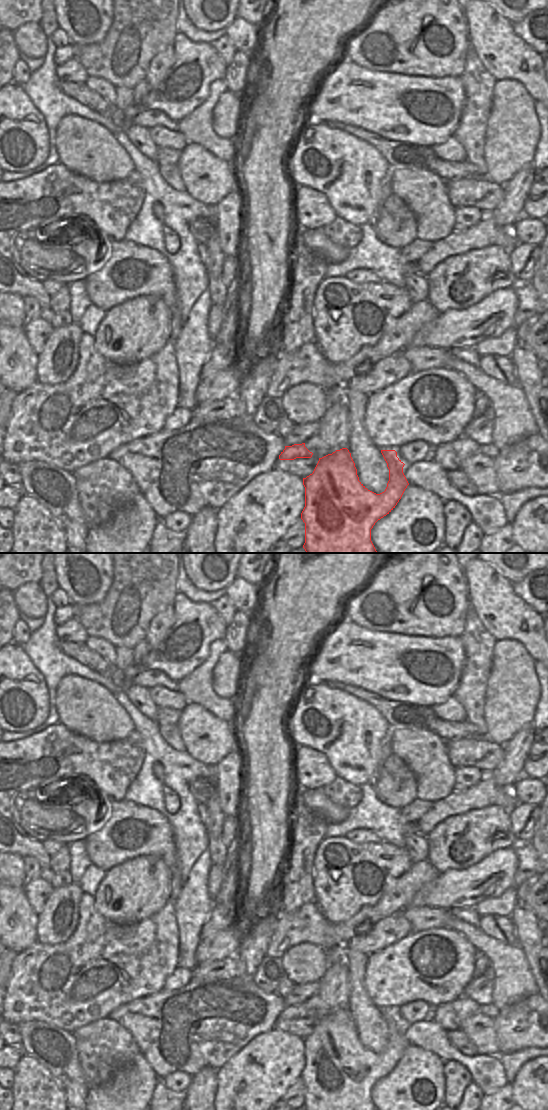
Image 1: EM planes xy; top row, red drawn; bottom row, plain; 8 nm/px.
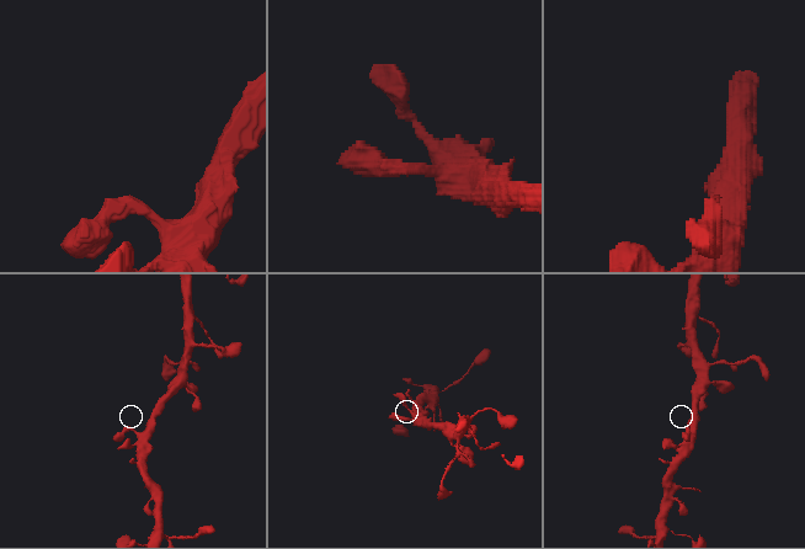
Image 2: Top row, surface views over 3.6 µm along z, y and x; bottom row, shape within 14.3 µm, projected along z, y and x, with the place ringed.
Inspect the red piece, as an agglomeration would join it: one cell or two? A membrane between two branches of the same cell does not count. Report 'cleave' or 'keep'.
keep

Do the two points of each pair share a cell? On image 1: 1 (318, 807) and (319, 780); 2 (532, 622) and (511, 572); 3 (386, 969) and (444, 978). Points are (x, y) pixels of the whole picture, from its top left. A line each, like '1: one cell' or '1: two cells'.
1: two cells
2: two cells
3: one cell

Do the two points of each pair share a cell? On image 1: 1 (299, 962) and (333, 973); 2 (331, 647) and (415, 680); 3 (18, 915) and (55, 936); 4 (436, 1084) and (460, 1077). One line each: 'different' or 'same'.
1: different
2: same
3: different
4: different

